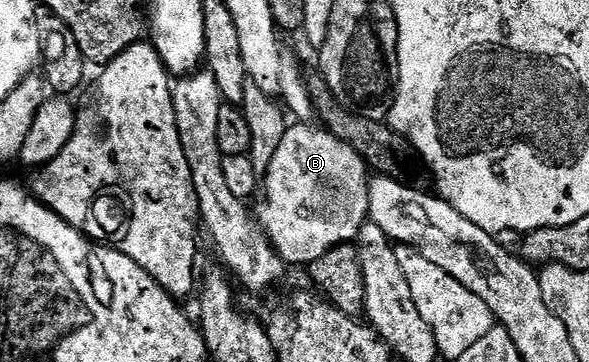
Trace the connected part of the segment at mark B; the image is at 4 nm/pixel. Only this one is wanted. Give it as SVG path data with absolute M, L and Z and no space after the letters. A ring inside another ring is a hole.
M294 122L287 127L279 150L264 171L266 197L258 212L256 208L256 220L262 223L261 231L265 239L270 241L278 257L290 266L308 266L330 248L351 243L357 237L358 229L367 223L370 214L368 169L362 155L351 144L345 144L332 133L314 126L310 122Z

